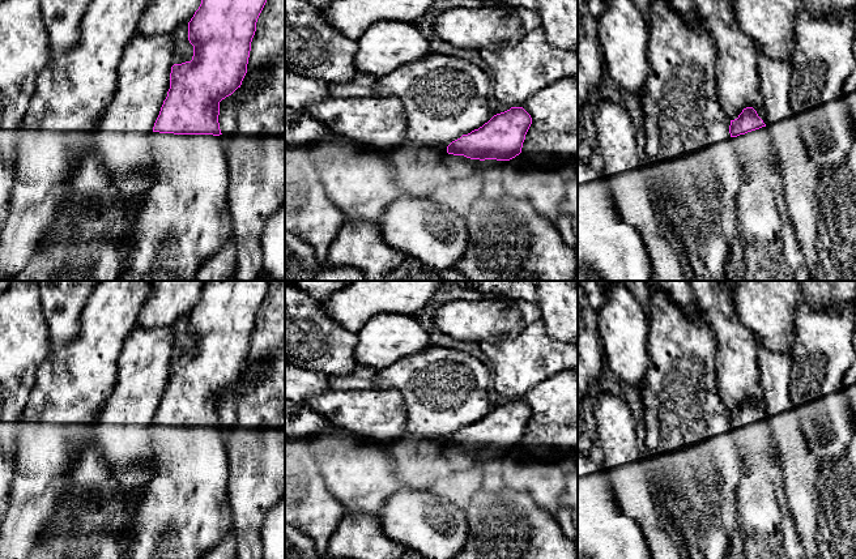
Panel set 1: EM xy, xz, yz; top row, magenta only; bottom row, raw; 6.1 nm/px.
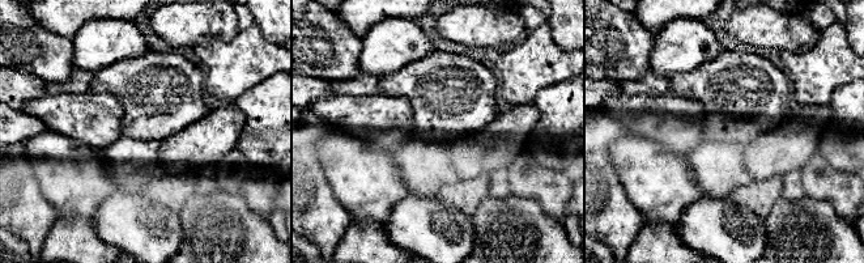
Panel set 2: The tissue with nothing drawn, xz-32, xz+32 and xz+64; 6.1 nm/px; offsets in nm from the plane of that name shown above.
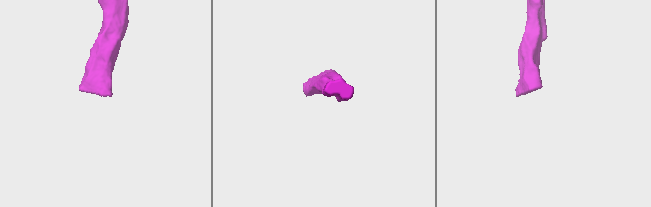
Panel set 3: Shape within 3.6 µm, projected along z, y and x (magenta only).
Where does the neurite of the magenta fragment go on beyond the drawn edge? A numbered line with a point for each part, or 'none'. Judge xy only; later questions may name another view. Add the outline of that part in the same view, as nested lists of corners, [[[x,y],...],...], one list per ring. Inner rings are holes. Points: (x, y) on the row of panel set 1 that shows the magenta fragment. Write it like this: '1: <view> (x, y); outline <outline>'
1: xy (184, 218); outline [[[150,133],[154,185],[132,230],[127,266],[118,281],[196,281],[201,264],[233,238],[229,166],[220,136]]]

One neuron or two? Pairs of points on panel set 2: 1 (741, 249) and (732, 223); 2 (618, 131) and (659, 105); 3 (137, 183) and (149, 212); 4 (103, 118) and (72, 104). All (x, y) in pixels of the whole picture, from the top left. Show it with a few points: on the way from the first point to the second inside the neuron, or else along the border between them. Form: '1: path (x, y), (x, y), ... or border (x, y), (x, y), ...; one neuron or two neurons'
1: path (739, 242), (732, 229); one neuron
2: border (611, 119), (620, 123), (628, 132); two neurons
3: border (116, 189), (124, 192), (141, 194); two neurons
4: path (96, 114), (83, 114), (80, 111); one neuron

